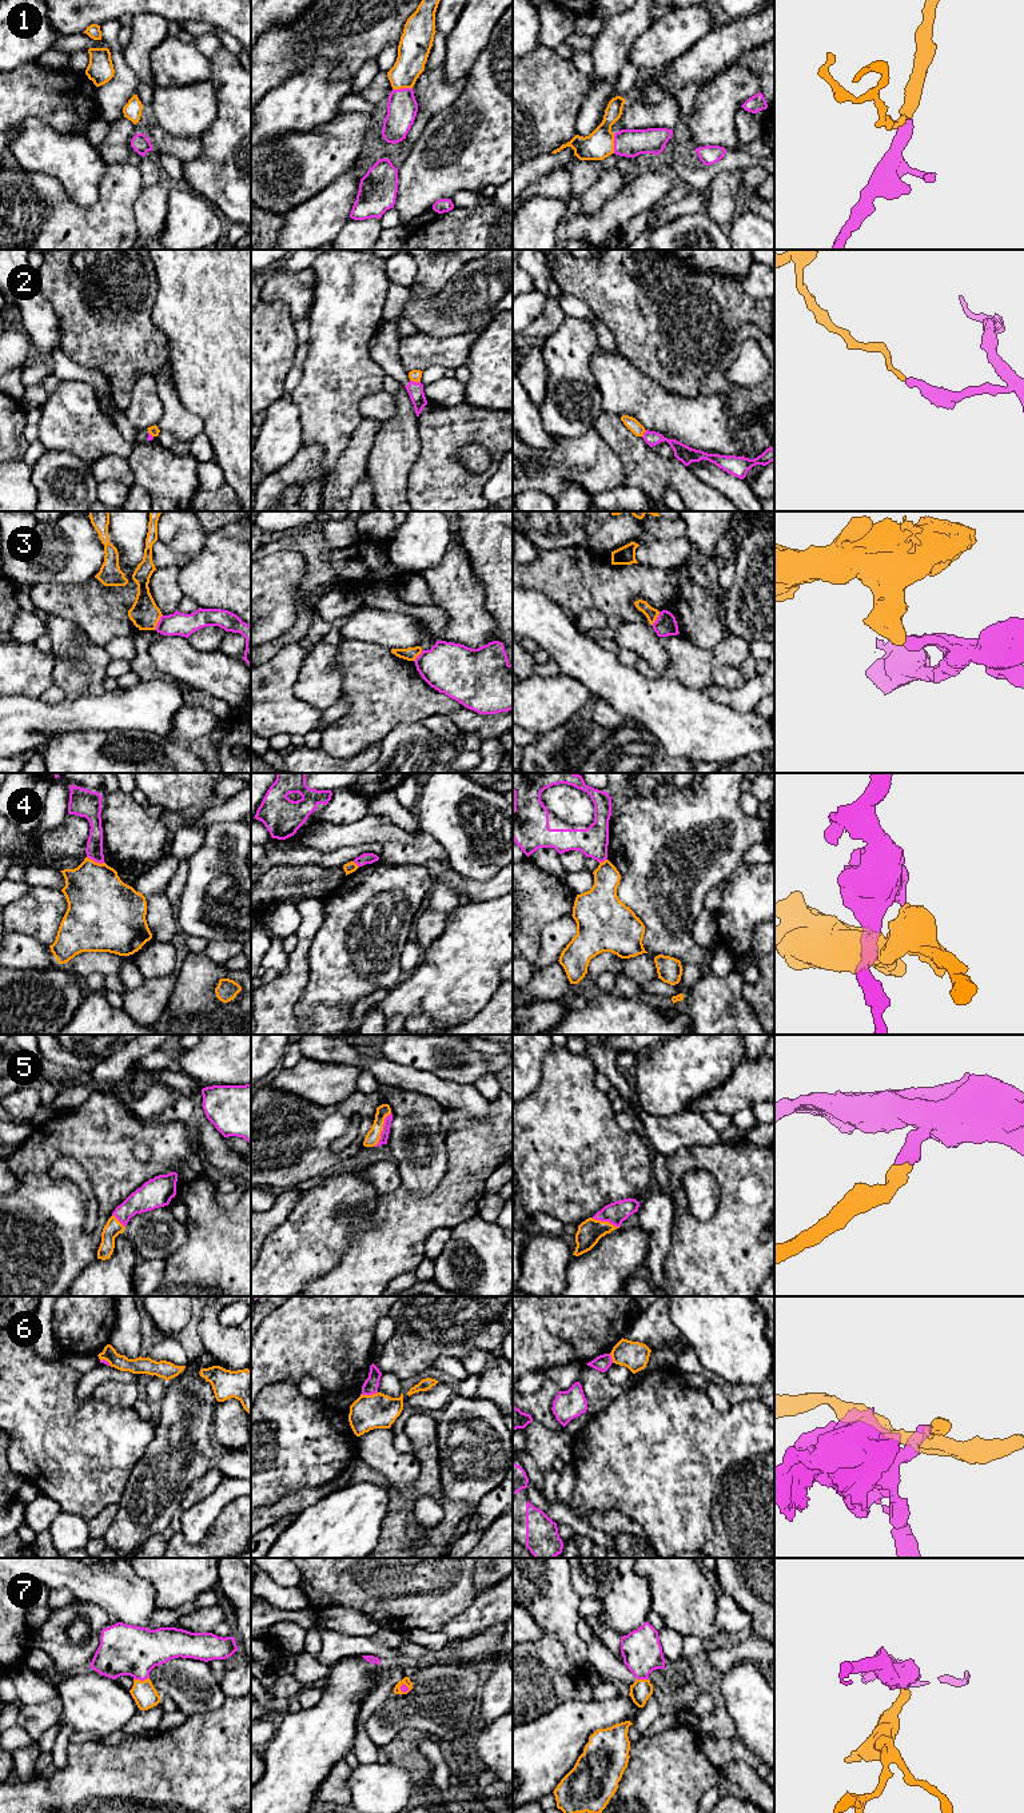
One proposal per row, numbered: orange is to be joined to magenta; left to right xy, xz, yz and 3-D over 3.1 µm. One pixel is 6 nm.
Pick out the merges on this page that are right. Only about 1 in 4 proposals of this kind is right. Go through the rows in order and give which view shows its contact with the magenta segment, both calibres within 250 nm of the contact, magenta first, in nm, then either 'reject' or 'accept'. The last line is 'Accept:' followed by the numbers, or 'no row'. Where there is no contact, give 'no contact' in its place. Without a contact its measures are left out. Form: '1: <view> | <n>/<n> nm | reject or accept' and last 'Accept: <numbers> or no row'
1: xz | 190/190 nm | accept
2: xz | 100/70 nm | reject
3: xy | 140/170 nm | reject
4: xy | 100/380 nm | reject
5: xz | 50/90 nm | accept
6: xz | 90/200 nm | reject
7: xy | 300/140 nm | accept
Accept: 1, 5, 7

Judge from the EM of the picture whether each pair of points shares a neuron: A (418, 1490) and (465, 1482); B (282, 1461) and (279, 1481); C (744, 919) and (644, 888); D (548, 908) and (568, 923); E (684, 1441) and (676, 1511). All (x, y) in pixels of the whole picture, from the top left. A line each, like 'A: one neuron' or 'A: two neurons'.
A: two neurons
B: one neuron
C: two neurons
D: two neurons
E: one neuron

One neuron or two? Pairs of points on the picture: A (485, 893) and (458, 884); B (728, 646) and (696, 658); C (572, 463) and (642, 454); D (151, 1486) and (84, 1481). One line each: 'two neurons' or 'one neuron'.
A: one neuron
B: one neuron
C: two neurons
D: two neurons

